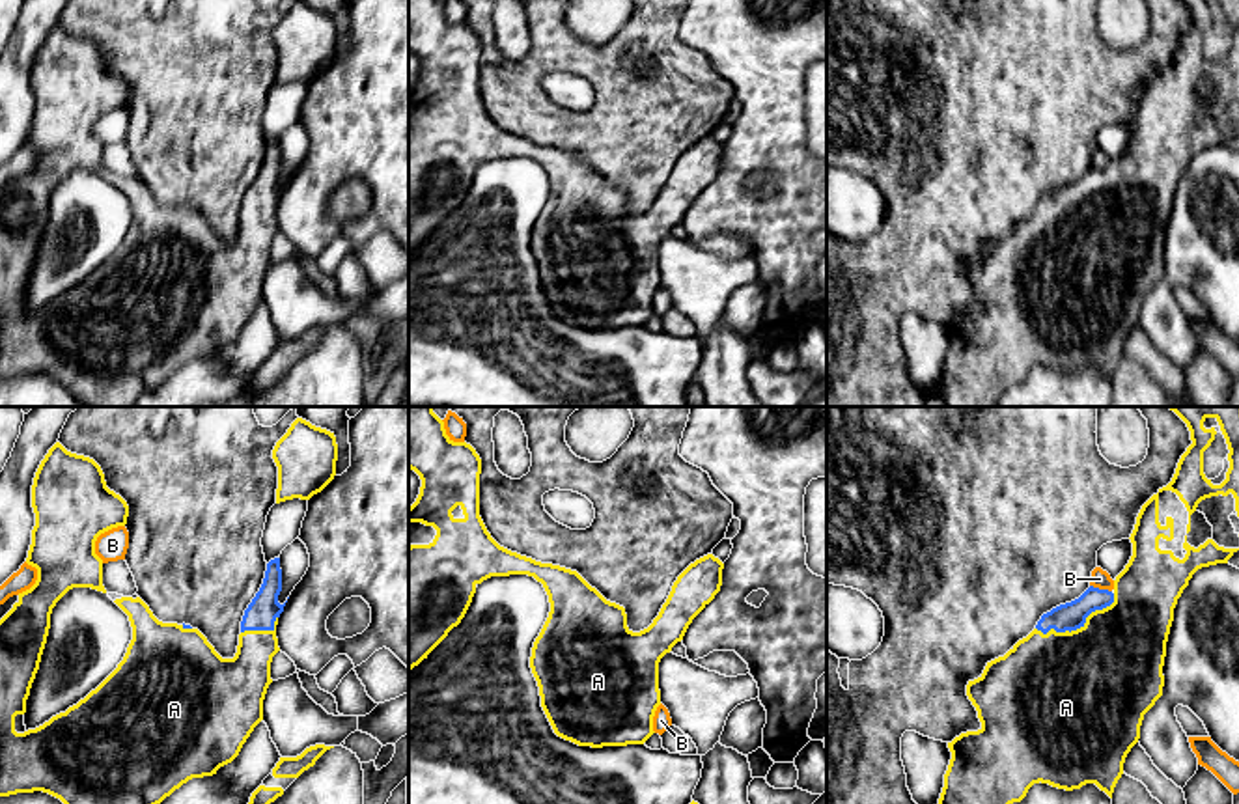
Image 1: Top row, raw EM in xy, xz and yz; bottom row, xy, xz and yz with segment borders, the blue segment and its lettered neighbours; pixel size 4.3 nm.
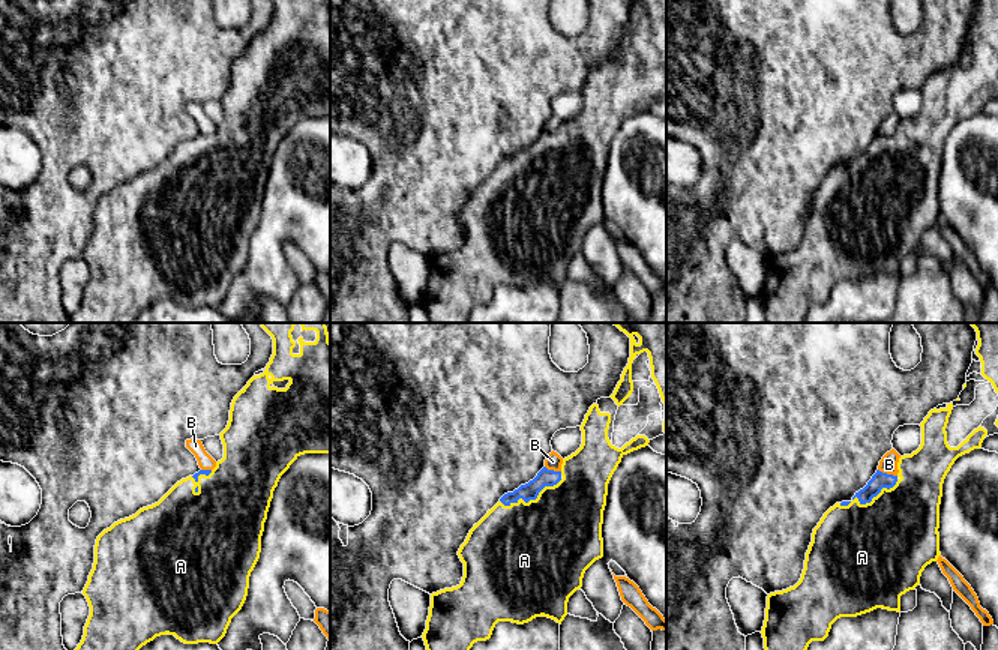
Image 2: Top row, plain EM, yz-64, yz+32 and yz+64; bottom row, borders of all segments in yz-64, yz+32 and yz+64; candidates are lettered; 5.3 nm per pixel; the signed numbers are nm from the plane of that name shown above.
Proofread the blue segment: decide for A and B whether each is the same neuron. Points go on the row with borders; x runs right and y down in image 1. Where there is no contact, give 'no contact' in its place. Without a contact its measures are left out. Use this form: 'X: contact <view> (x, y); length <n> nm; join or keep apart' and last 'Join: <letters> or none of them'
A: contact yz (1079, 627); length 380 nm; join
B: contact yz (1101, 590); length 100 nm; keep apart
Join: A

